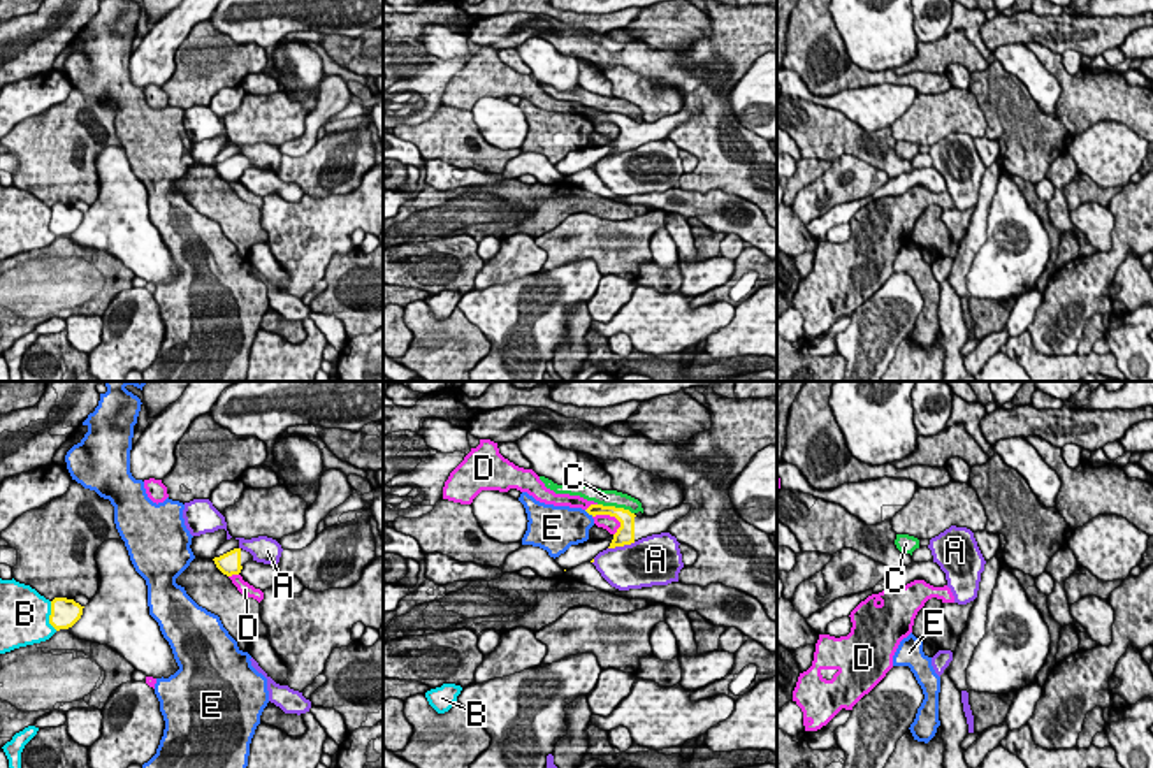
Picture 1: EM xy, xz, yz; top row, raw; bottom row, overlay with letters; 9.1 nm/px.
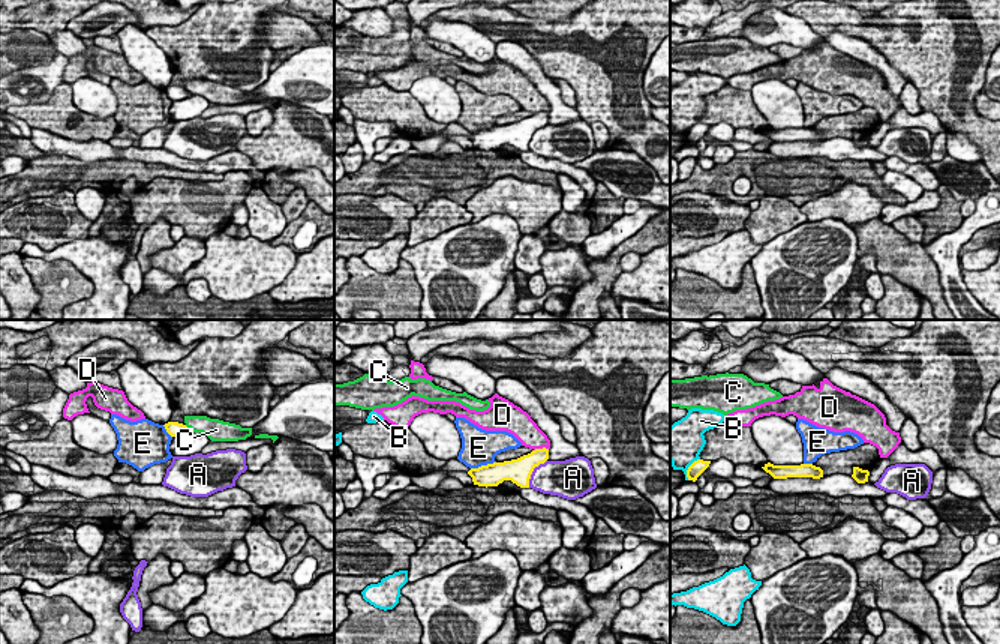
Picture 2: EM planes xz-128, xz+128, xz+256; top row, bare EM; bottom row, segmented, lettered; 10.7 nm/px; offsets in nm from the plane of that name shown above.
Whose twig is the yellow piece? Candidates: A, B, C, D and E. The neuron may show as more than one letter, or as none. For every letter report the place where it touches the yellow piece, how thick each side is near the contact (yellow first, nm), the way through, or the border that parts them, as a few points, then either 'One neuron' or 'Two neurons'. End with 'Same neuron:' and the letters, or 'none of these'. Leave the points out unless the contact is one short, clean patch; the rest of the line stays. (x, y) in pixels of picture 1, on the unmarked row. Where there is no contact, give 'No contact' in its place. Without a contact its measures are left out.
A: Touches yellow at xz (621, 152). Thickness 170 nm (yellow) against 420 nm. Two neurons
B: Touches yellow at xy (50, 222). Thickness 260 nm (yellow) against 440 nm. Two neurons
C: Touches yellow at xz (614, 113). Thickness 140 nm (yellow) against 160 nm. Two neurons
D: Touches yellow at xz (609, 120). Thickness 170 nm (yellow) against 140 nm. Two neurons
E: Touches yellow at xz (589, 120). Thickness 100 nm (yellow) against 360 nm. Two neurons
Same neuron: none of these

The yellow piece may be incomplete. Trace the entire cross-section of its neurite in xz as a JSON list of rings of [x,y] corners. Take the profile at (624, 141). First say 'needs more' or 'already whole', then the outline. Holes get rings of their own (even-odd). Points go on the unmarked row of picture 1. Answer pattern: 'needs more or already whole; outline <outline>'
needs more; outline [[[591,111],[585,116],[589,121],[610,121],[620,128],[620,134],[613,141],[613,146],[608,155],[631,151],[642,144],[668,139],[670,132],[685,123],[691,118],[691,111],[678,111],[671,116],[664,116],[654,123],[636,123],[629,116],[615,114],[615,112],[603,112],[603,111]]]

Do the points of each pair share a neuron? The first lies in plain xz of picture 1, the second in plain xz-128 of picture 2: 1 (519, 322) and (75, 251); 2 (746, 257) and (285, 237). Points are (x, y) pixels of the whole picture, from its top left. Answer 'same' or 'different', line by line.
1: same
2: same

